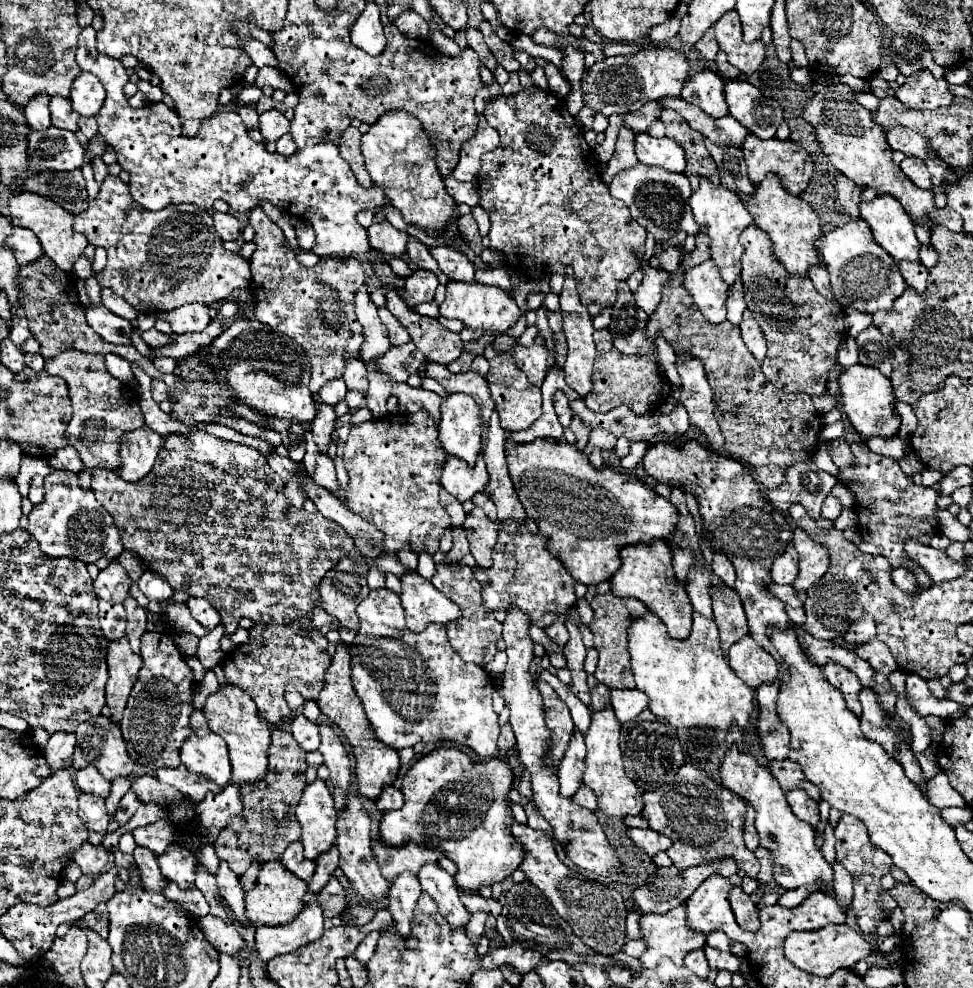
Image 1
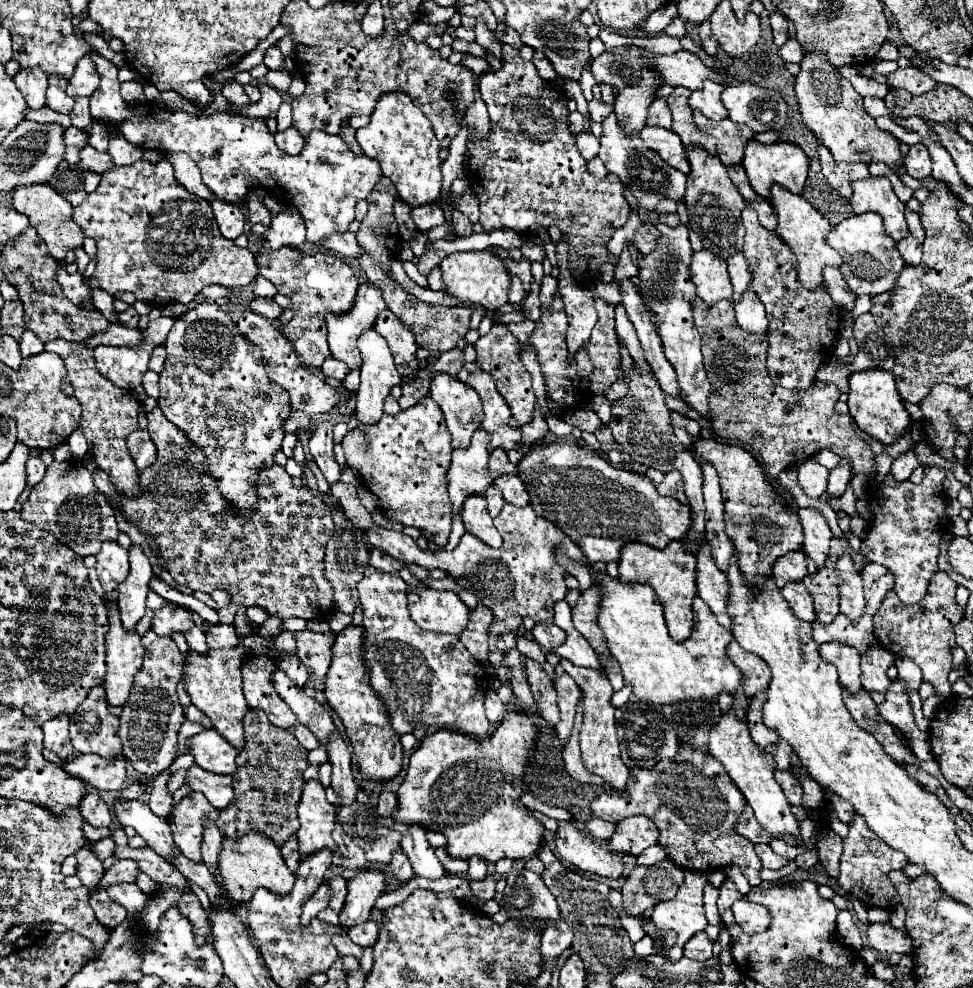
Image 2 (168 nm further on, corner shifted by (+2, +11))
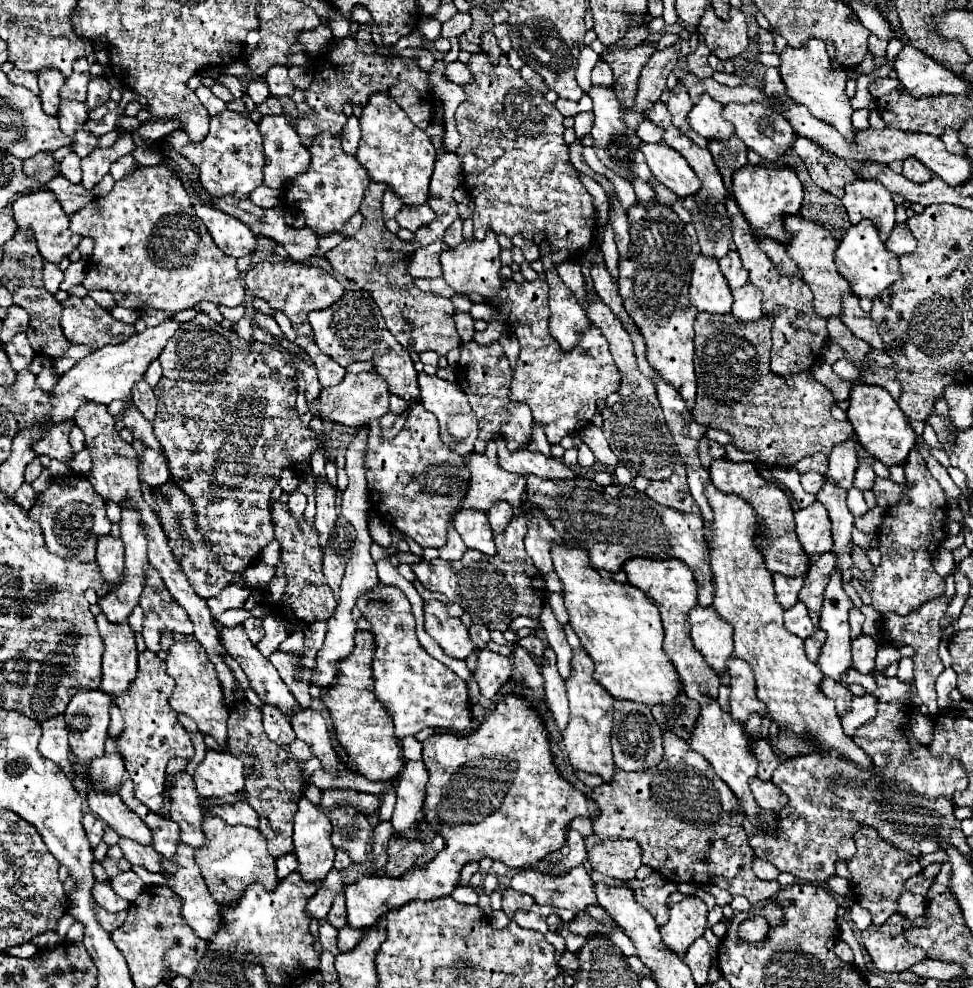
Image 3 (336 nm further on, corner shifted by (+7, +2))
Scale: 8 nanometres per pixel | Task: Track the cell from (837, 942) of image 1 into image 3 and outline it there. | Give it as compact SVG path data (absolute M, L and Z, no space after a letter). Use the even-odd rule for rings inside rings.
M892 914L890 922L884 926L870 926L862 932L862 944L868 950L874 966L880 972L902 972L912 964L926 958L926 952L908 944L904 940L904 930L910 926L924 926L926 916L916 918L914 922L906 920L900 914Z

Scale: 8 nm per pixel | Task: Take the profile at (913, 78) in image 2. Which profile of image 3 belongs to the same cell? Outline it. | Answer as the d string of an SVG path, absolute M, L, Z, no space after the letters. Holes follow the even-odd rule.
M876 78L872 84L870 84L870 94L874 96L874 98L880 98L880 96L884 96L884 94L890 94L894 88L900 88L902 84L898 82L898 80L894 80L894 78Z

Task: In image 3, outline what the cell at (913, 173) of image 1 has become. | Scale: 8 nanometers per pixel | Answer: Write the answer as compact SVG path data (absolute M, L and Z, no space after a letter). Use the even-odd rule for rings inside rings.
M906 158L906 160L904 160L904 170L902 170L902 174L904 174L908 180L918 182L918 184L928 182L928 180L932 178L932 172L930 172L924 164L920 164L916 158Z

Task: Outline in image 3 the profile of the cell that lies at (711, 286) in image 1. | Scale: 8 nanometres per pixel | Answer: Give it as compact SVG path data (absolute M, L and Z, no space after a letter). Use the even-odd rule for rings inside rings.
M702 254L696 256L692 266L690 302L698 312L710 314L728 314L732 308L732 292L718 270L718 262Z

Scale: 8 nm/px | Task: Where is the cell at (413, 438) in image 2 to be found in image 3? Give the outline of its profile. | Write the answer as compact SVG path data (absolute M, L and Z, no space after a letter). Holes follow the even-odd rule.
M420 404L412 408L404 428L392 438L382 438L380 422L370 422L370 438L366 448L366 480L372 496L372 506L378 516L382 516L392 528L398 528L402 534L416 540L422 548L442 548L446 546L446 524L456 512L456 506L466 494L468 468L462 456L454 454L438 436L438 420Z

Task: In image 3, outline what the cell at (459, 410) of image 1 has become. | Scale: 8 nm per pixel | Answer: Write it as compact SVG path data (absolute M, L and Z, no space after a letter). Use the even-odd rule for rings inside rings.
M426 372L418 374L418 384L420 384L420 398L422 398L420 402L422 402L422 406L428 412L432 412L440 422L442 442L460 456L470 454L474 450L474 442L476 442L476 436L478 436L478 422L476 422L476 414L474 414L468 398L466 398L466 394L462 394L458 384L446 382L438 376L430 376Z

